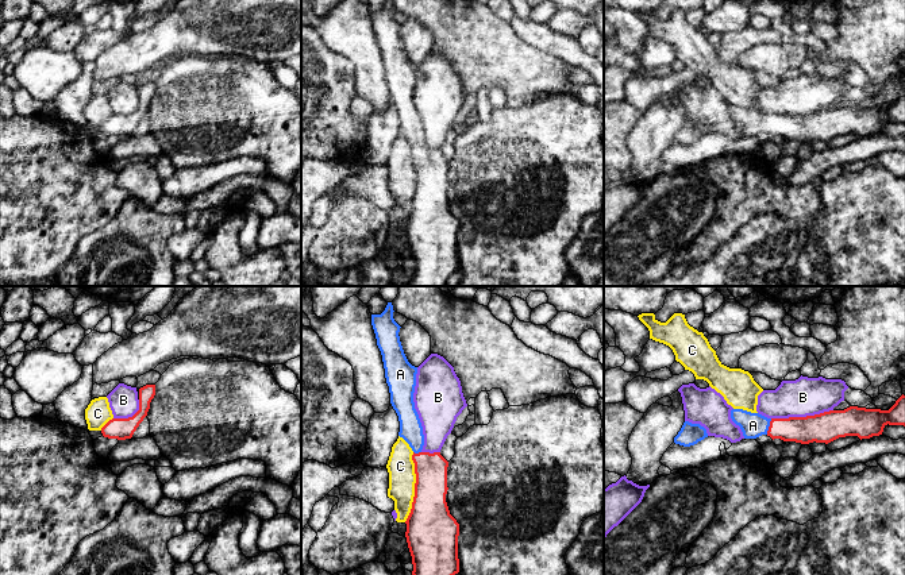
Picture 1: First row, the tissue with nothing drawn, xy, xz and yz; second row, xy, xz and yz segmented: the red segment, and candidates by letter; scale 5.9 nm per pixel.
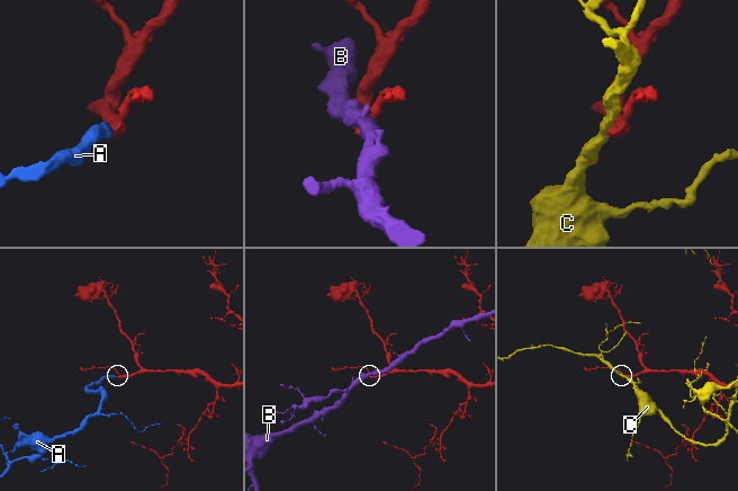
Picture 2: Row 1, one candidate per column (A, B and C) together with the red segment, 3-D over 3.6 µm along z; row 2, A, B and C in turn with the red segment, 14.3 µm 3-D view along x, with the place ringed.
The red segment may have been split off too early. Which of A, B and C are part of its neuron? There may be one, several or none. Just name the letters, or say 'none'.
A

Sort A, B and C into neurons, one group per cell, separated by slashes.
A / B / C

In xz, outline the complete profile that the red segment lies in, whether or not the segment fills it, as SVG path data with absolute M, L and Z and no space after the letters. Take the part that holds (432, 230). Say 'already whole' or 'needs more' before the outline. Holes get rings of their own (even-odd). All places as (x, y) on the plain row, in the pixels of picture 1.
needs more; M388 0L381 12L371 12L371 23L376 31L377 43L382 53L385 76L389 84L390 101L400 119L398 134L403 135L413 148L415 161L415 194L407 221L407 240L412 254L412 281L409 286L444 286L447 278L459 270L458 234L459 221L450 212L447 192L447 165L448 159L440 150L423 150L424 132L419 112L415 107L413 90L416 84L417 65L412 63L400 39L400 23L393 16L393 3Z

